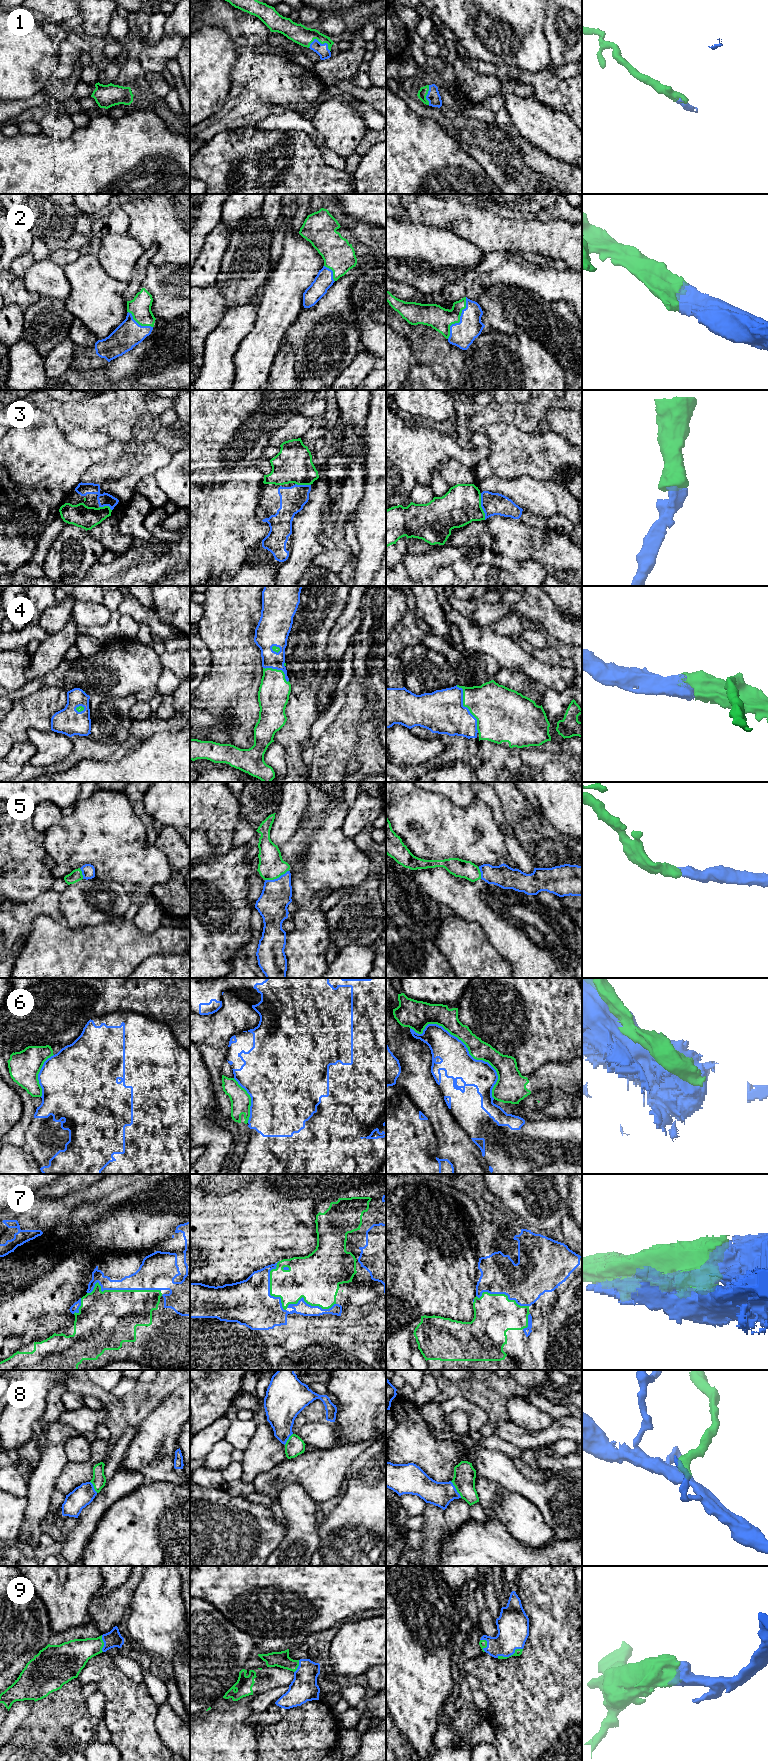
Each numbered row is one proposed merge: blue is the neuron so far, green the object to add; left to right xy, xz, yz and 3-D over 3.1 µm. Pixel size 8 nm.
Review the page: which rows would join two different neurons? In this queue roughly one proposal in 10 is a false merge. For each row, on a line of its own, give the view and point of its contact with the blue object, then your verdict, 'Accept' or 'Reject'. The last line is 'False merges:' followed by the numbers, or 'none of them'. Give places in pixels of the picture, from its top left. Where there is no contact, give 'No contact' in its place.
1: Touches blue at xz (319, 42). Accept
2: Touches blue at yz (460, 320). Accept
3: Touches blue at yz (481, 506). Accept
4: Touches blue at yz (466, 707). Accept
5: Touches blue at xz (277, 878). Accept
6: Touches blue at yz (467, 1048). Reject
7: Touches blue at xy (120, 1289). Accept
8: Touches blue at yz (455, 1489). Accept
9: Touches blue at yz (510, 1655). Accept
False merges: 6

